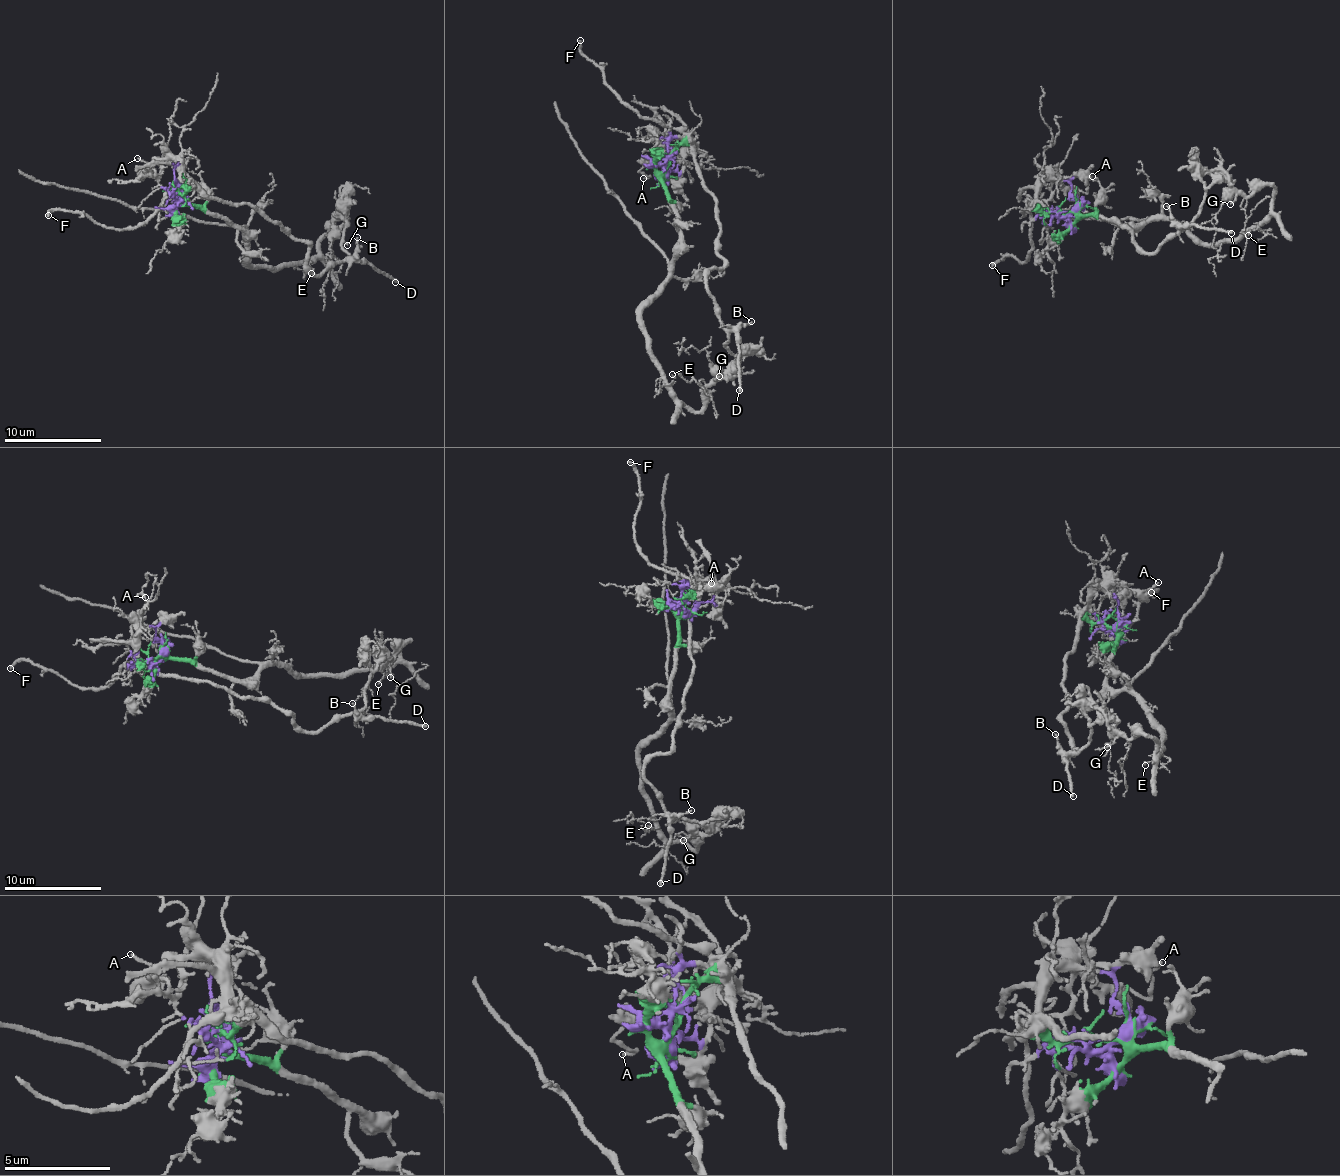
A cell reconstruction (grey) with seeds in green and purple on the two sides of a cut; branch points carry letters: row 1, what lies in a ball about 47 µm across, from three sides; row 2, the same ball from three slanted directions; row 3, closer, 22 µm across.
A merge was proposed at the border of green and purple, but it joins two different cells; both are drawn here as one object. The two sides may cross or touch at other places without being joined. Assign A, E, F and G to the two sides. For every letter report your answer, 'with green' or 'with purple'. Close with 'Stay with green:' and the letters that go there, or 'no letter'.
A: with purple
E: with green
F: with purple
G: with green
Stay with green: E, G

